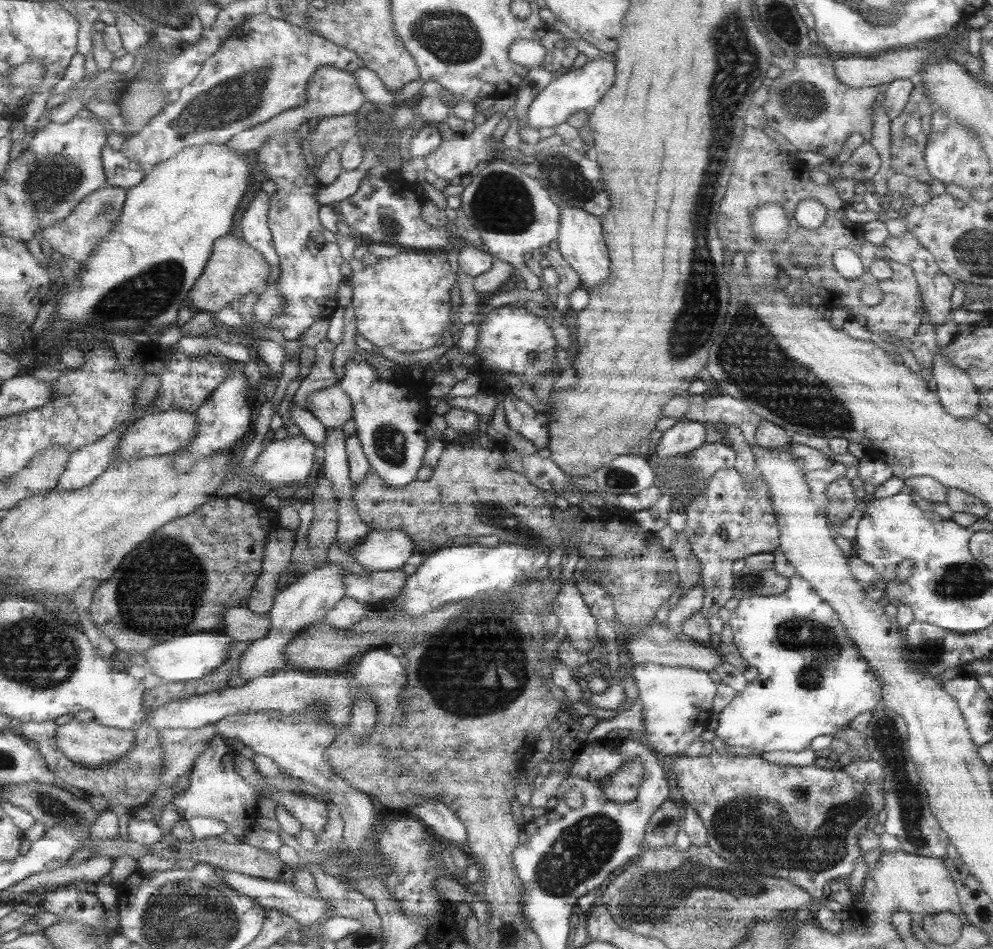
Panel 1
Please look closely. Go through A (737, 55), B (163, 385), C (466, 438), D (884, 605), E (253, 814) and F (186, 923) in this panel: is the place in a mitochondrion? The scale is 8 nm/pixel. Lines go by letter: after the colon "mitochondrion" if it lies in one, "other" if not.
A: mitochondrion
B: other
C: other
D: other
E: other
F: mitochondrion

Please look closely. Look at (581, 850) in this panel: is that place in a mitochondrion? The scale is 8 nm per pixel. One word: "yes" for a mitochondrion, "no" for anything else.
yes

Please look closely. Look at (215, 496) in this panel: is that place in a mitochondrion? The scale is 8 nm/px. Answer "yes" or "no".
no

